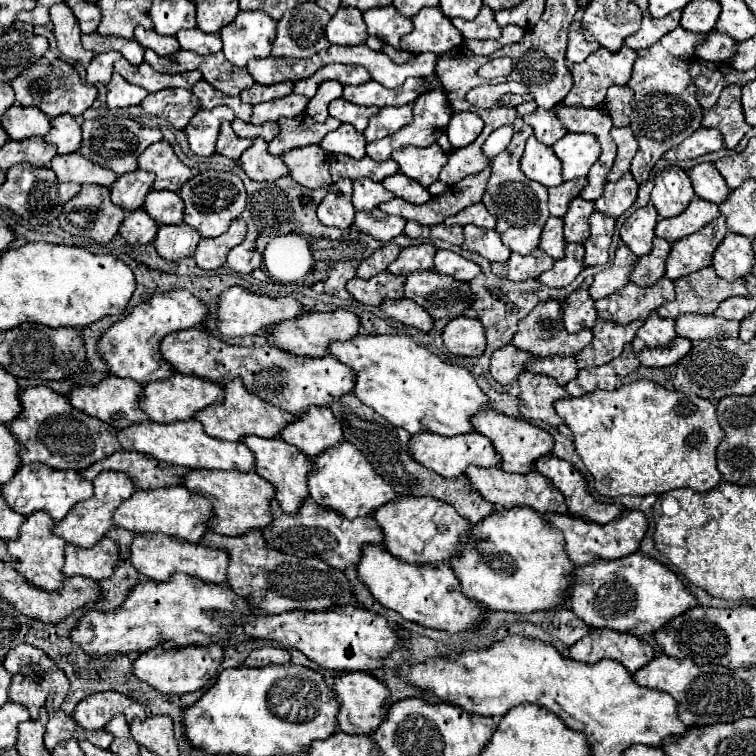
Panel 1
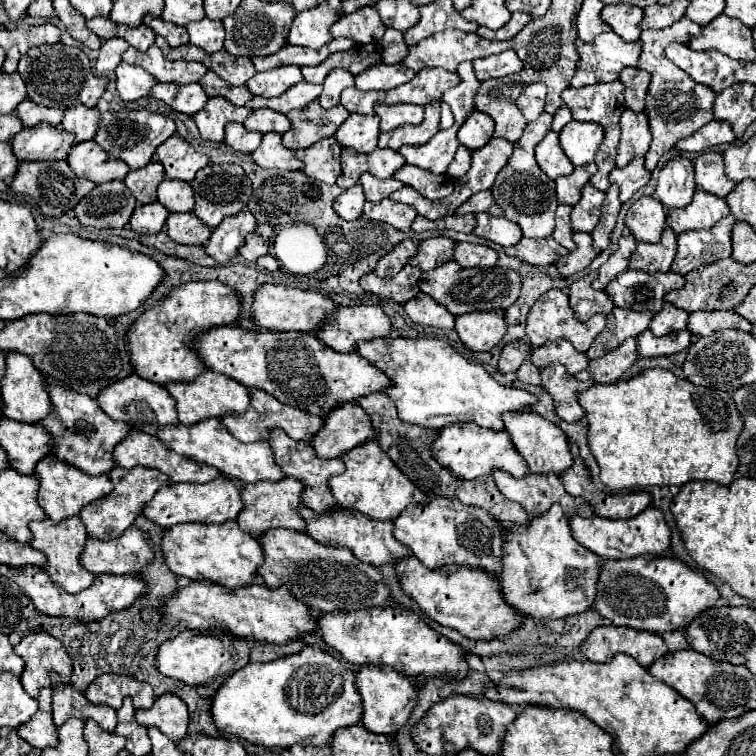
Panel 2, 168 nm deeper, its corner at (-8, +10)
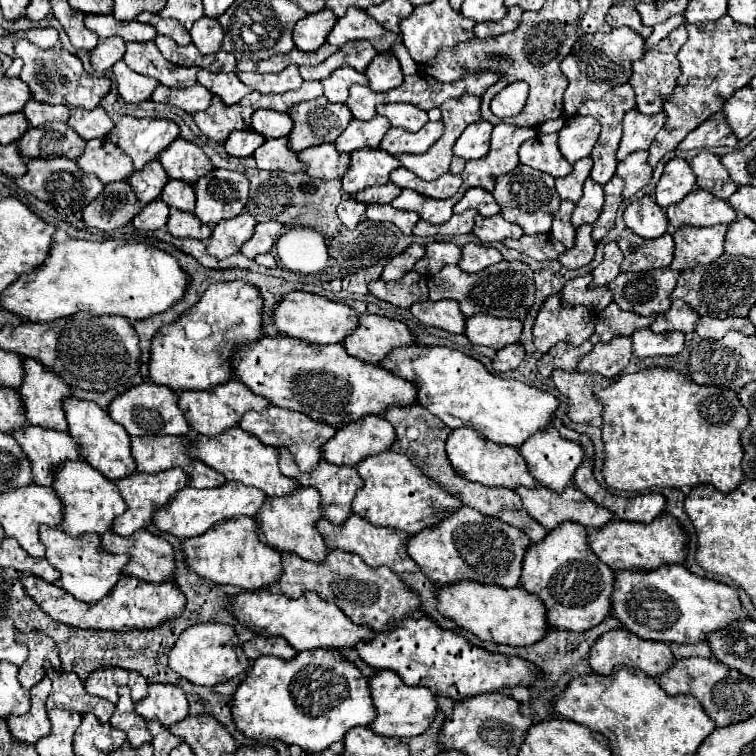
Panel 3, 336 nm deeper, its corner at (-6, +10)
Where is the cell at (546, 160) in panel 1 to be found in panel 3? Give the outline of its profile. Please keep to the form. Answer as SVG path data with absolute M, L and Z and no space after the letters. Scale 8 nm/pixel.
M540 132L534 138L526 140L518 150L520 162L530 168L542 170L554 178L568 176L572 166L560 154L560 150L556 146L556 138L558 138L556 134L542 134Z

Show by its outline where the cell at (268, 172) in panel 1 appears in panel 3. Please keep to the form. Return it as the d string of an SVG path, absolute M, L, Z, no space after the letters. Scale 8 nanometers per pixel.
M272 138L266 140L256 152L254 152L258 168L264 170L282 170L282 172L300 172L304 170L304 162L298 160L298 156L288 148L288 138Z

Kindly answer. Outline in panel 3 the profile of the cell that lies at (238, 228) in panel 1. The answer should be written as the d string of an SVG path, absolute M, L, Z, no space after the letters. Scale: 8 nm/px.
M248 212L238 214L230 220L220 220L212 230L208 252L216 258L228 258L240 252L242 244L250 240L250 236L254 234L254 226L256 220Z

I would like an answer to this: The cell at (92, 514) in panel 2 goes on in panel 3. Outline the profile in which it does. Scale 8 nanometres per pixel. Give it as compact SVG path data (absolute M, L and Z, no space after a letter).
M178 468L166 470L166 472L156 472L156 474L136 472L136 474L132 474L132 476L126 476L126 478L118 480L116 486L120 488L122 498L126 500L128 510L126 510L120 518L114 520L112 532L114 532L114 534L120 534L120 536L132 536L136 530L146 528L146 526L152 522L152 516L154 516L156 506L158 506L158 508L166 506L166 504L174 498L174 494L176 494L178 490L182 490L182 488L188 486L188 480L190 480L188 474L182 472L182 470L178 470Z

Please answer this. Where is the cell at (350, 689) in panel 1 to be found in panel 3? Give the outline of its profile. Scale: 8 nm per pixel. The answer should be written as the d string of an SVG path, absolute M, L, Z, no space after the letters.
M380 670L370 678L370 692L376 706L376 718L370 724L374 734L408 740L418 734L424 734L436 718L436 696L424 686L406 686L392 670Z

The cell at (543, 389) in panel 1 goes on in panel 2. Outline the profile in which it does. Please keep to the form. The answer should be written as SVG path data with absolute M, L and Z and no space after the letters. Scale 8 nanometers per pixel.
M550 364L540 370L542 388L552 396L556 414L566 422L578 422L584 410L576 402L576 394L590 388L594 382L578 382L570 376L562 364Z

